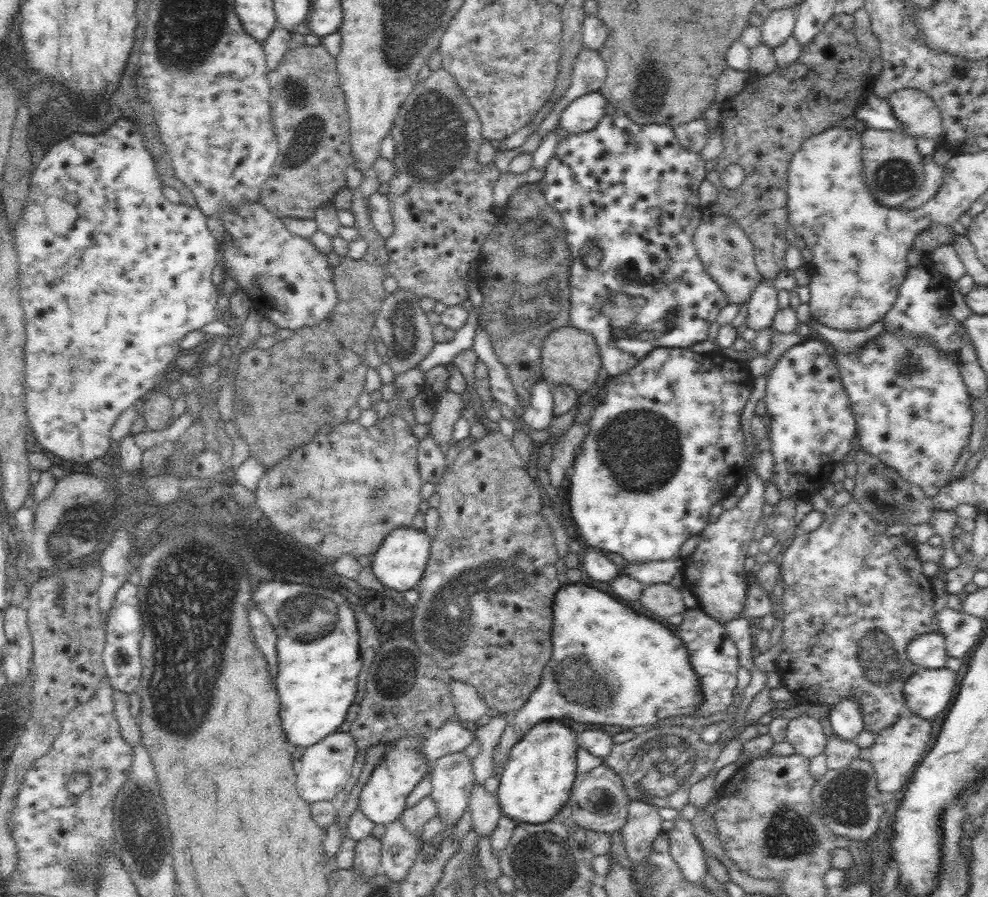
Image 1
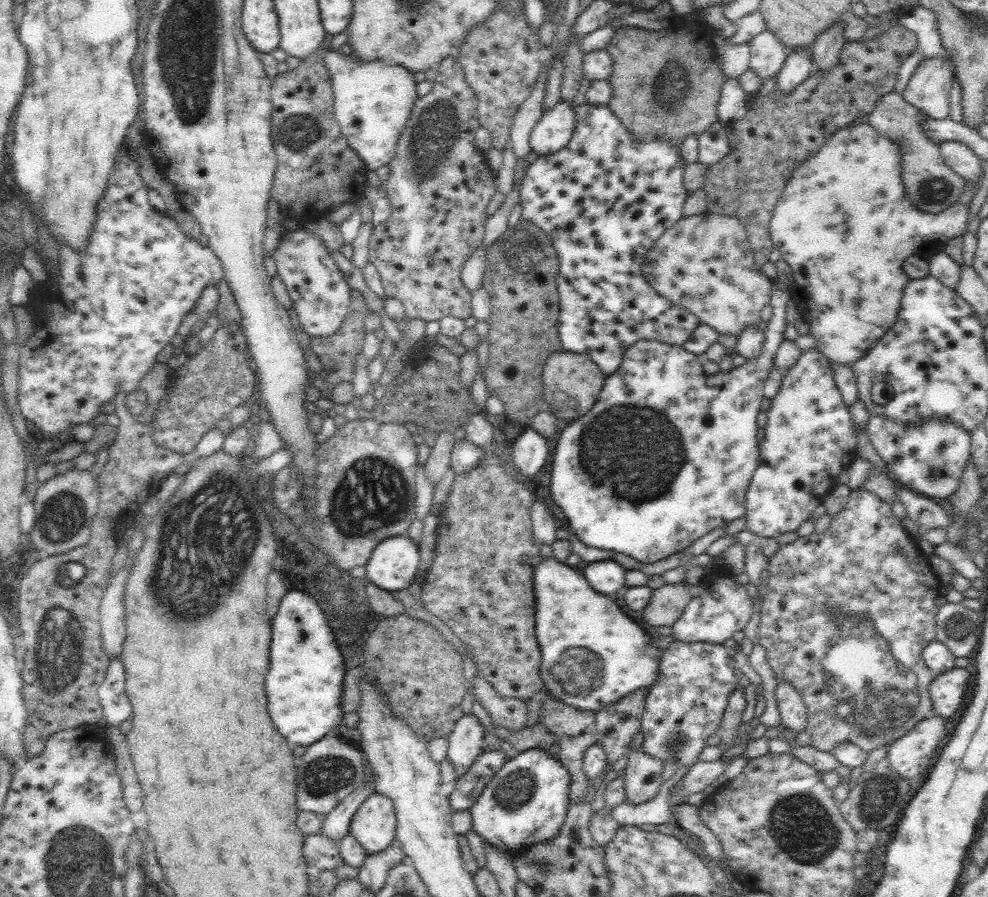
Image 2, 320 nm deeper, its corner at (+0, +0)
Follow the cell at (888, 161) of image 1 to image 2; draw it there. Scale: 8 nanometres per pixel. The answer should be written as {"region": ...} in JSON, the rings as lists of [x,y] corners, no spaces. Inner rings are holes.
{"region":[[[892,91],[882,95],[875,102],[871,112],[868,112],[869,124],[878,134],[892,139],[900,150],[901,177],[906,194],[920,210],[930,214],[938,214],[961,200],[965,188],[965,179],[949,168],[941,156],[939,144],[930,142],[928,136],[921,132],[919,124],[920,110],[906,102],[902,93]]]}

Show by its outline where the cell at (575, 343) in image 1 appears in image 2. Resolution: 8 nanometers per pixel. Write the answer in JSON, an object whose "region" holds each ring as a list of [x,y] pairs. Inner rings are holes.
{"region":[[[561,348],[547,358],[543,368],[543,394],[549,410],[563,425],[584,416],[599,398],[606,375],[589,354],[568,352]]]}

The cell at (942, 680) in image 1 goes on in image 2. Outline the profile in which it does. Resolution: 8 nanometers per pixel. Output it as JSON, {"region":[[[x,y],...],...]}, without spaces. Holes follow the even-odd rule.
{"region":[[[960,663],[953,670],[942,675],[935,674],[929,687],[934,712],[944,718],[958,712],[962,698],[968,690],[970,672],[964,668],[958,668],[958,666]]]}

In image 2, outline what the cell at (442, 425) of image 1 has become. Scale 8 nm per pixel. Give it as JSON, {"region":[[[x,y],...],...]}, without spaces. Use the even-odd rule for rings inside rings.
{"region":[[[450,428],[443,430],[435,437],[435,443],[431,447],[427,463],[424,466],[427,477],[434,486],[445,475],[446,469],[451,468],[451,452],[455,441]]]}

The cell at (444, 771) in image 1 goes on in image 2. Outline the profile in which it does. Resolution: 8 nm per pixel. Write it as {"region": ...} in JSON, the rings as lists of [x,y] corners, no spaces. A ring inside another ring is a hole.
{"region":[[[473,714],[462,715],[448,737],[447,759],[455,768],[468,770],[474,761],[484,752],[484,727]]]}

